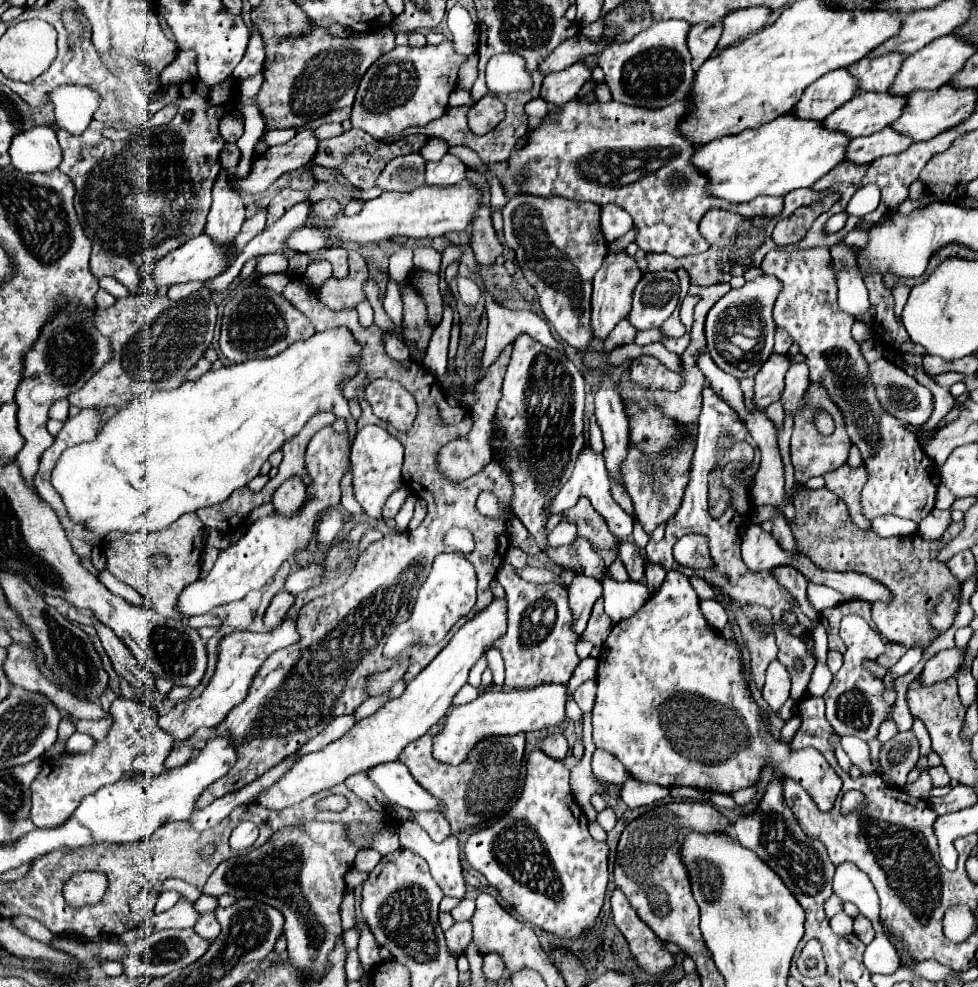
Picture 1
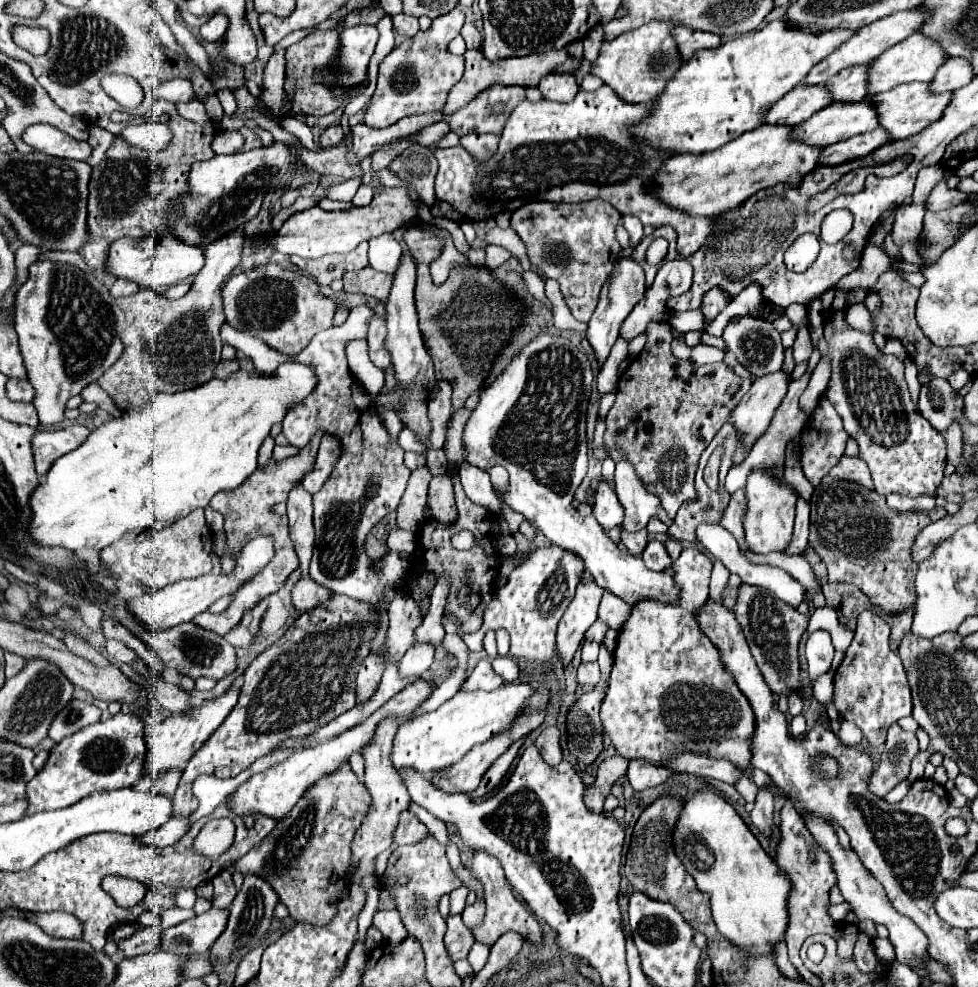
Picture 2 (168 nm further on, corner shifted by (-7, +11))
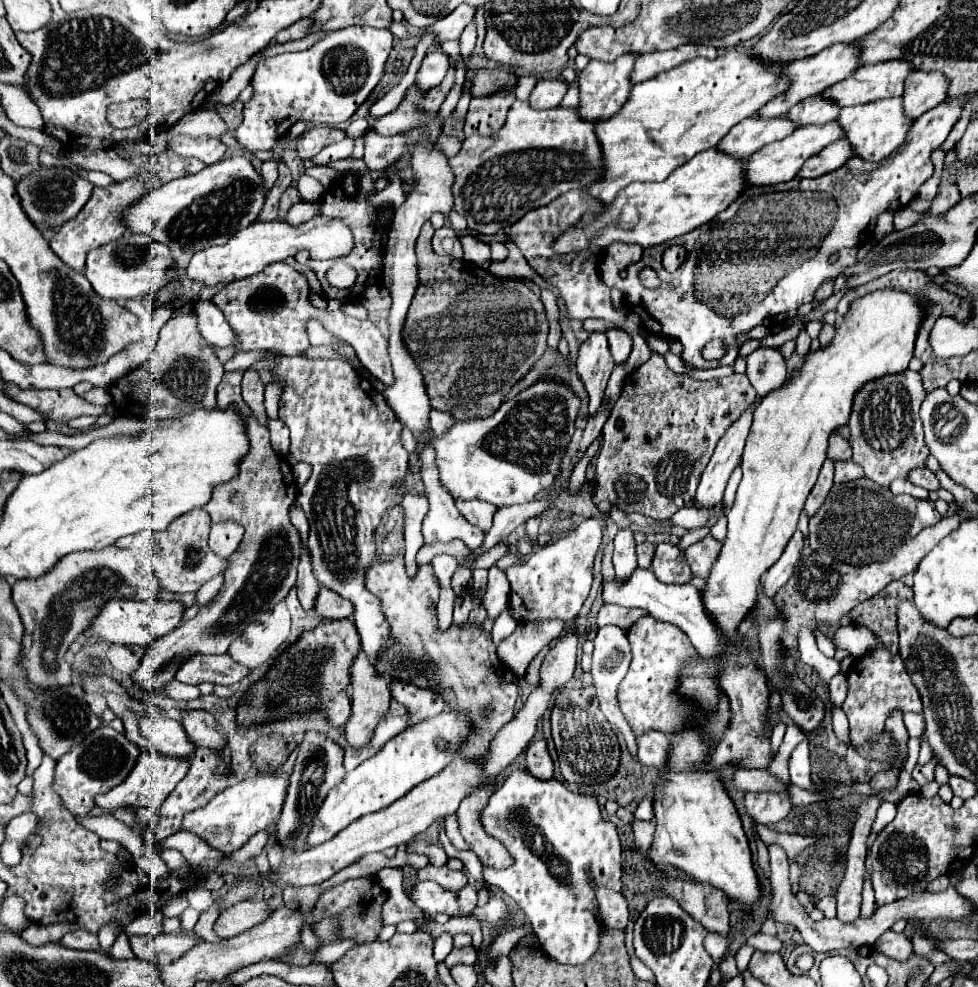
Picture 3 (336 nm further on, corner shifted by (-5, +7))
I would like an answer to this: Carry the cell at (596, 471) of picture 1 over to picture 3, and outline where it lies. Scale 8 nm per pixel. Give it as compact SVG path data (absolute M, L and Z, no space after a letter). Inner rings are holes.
M585 519L569 535L541 547L529 559L515 563L507 569L507 579L511 583L509 609L519 623L533 623L543 619L563 619L573 621L585 603L591 589L591 569L593 557L601 545L603 521Z

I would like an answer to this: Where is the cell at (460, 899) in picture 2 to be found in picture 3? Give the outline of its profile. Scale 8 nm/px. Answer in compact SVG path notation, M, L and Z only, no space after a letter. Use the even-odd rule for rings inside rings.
M447 933L439 935L439 937L435 939L435 953L433 953L435 961L437 961L437 963L443 963L445 957L451 953L451 949L453 949L453 937L447 935Z

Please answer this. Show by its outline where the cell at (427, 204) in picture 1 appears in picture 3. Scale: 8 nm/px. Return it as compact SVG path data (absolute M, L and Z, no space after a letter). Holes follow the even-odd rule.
M319 215L297 227L287 221L259 221L259 223L249 225L247 229L241 229L225 245L197 251L191 257L185 271L191 281L199 285L215 287L215 285L233 283L243 277L261 273L267 265L293 257L303 249L311 251L311 259L321 259L321 261L339 259L339 257L345 257L353 249L353 235L343 221L331 219L331 217L319 217Z

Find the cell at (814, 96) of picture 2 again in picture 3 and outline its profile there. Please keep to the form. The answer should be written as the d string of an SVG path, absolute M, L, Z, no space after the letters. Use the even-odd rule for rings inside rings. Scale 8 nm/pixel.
M785 115L775 119L747 117L721 139L721 145L717 145L717 149L733 159L745 159L763 145L791 135L793 129L795 123L789 121Z

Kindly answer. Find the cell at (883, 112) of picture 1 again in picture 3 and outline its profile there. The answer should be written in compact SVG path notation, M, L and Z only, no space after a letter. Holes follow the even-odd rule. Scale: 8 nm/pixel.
M829 121L825 125L807 125L807 127L795 129L789 137L765 145L763 149L759 149L757 153L749 155L743 161L743 175L745 175L747 187L769 187L769 185L791 181L797 175L797 171L801 169L801 165L807 157L811 157L813 153L819 153L825 145L829 145L829 143L841 139L841 137L843 137L843 131L841 131L837 121Z

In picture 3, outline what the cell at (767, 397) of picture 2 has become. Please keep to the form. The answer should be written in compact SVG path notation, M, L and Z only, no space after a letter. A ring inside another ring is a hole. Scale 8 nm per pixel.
M757 403L751 405L741 415L741 419L735 421L727 429L725 437L717 443L715 453L701 475L697 493L693 497L693 505L697 509L713 509L715 505L719 505L723 501L723 491L725 491L727 479L729 479L731 471L741 463L741 453L743 453L745 439L751 429L751 419L753 419L755 407L757 407Z

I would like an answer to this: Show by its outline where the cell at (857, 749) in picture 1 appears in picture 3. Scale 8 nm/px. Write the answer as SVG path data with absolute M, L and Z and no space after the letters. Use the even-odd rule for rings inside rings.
M831 707L831 715L833 715L833 731L837 735L839 741L849 739L849 729L847 729L847 717L843 713L841 707Z

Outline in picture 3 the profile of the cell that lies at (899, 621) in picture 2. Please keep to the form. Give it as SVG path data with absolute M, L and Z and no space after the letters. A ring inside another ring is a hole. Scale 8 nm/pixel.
M891 581L879 595L857 605L859 617L855 619L855 623L869 627L877 637L881 637L883 645L891 653L897 653L899 641L897 641L895 607L899 601L907 599L913 599L913 591L901 581Z

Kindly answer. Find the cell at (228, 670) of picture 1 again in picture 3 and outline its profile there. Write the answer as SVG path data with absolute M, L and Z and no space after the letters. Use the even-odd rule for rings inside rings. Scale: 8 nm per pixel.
M141 753L139 759L137 759L137 765L133 767L133 773L129 773L129 777L113 787L109 793L103 793L103 795L97 795L95 797L95 805L101 807L101 809L117 809L117 807L133 807L133 809L139 809L139 807L147 807L147 809L153 809L157 811L161 807L161 803L167 799L167 795L175 789L175 785L185 777L189 769L189 761L187 759L171 759L171 757L165 757L165 755L159 755L159 753Z

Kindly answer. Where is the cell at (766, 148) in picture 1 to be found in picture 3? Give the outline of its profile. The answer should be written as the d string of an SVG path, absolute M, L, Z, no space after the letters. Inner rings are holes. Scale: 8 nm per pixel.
M707 149L697 153L697 157L689 159L685 165L677 167L665 181L661 183L633 183L621 189L617 193L615 201L611 205L605 205L597 213L583 213L583 219L577 221L569 231L565 231L561 237L557 237L557 243L553 243L553 251L559 255L575 253L577 249L589 249L591 245L607 251L613 243L627 243L627 245L641 245L643 249L655 247L661 243L667 243L675 237L681 237L699 225L711 221L717 213L725 211L741 193L745 191L745 177L743 177L743 163L739 159L733 159L717 149Z

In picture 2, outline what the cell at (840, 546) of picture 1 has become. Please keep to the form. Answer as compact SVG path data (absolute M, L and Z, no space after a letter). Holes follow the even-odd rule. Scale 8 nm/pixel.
M827 475L811 497L809 545L827 565L831 583L851 583L859 587L883 613L901 613L903 609L915 609L915 573L919 563L915 563L911 557L911 545L915 543L915 537L923 525L929 525L931 521L931 513L897 513L889 509L885 499L875 491Z

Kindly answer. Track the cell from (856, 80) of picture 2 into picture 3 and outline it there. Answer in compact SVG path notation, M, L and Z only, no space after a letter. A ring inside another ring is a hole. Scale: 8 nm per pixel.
M813 95L801 103L797 103L793 109L789 109L789 117L797 121L797 127L805 125L823 125L829 121L835 121L839 115L839 107L833 101L823 99L821 95Z

